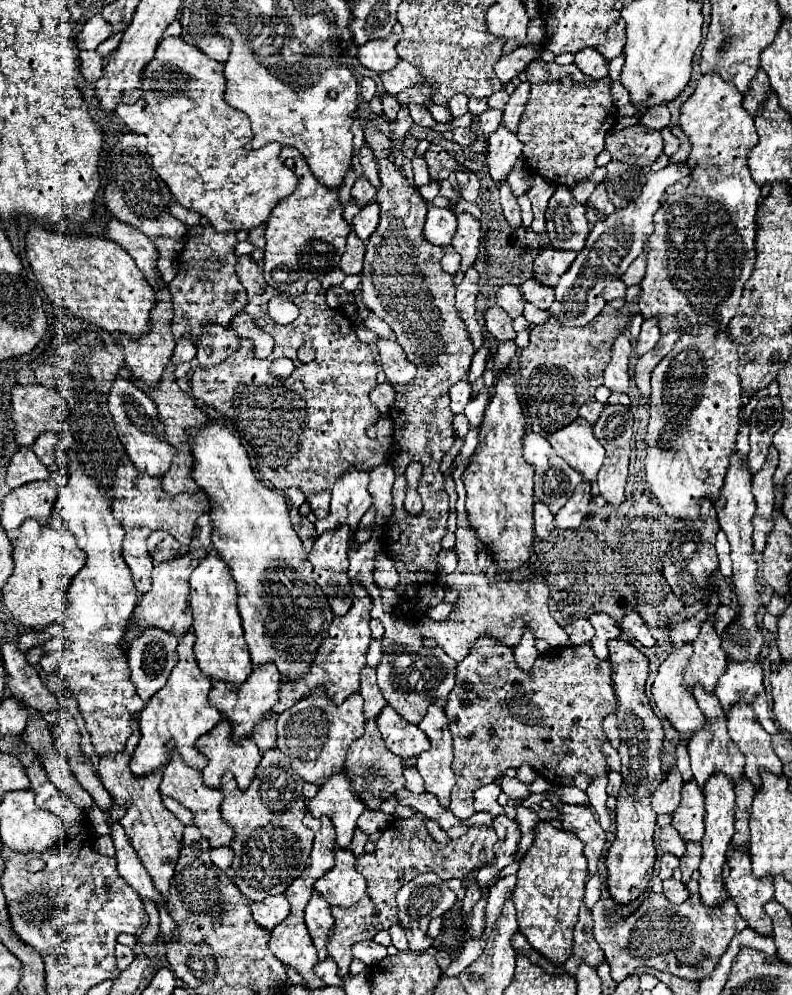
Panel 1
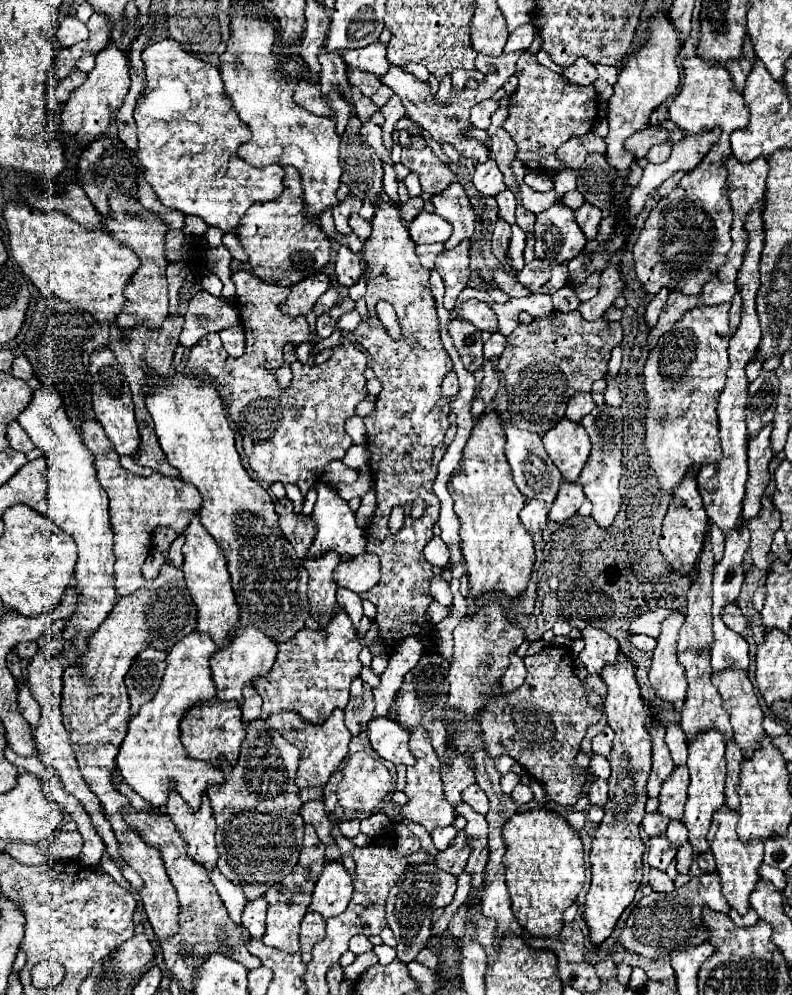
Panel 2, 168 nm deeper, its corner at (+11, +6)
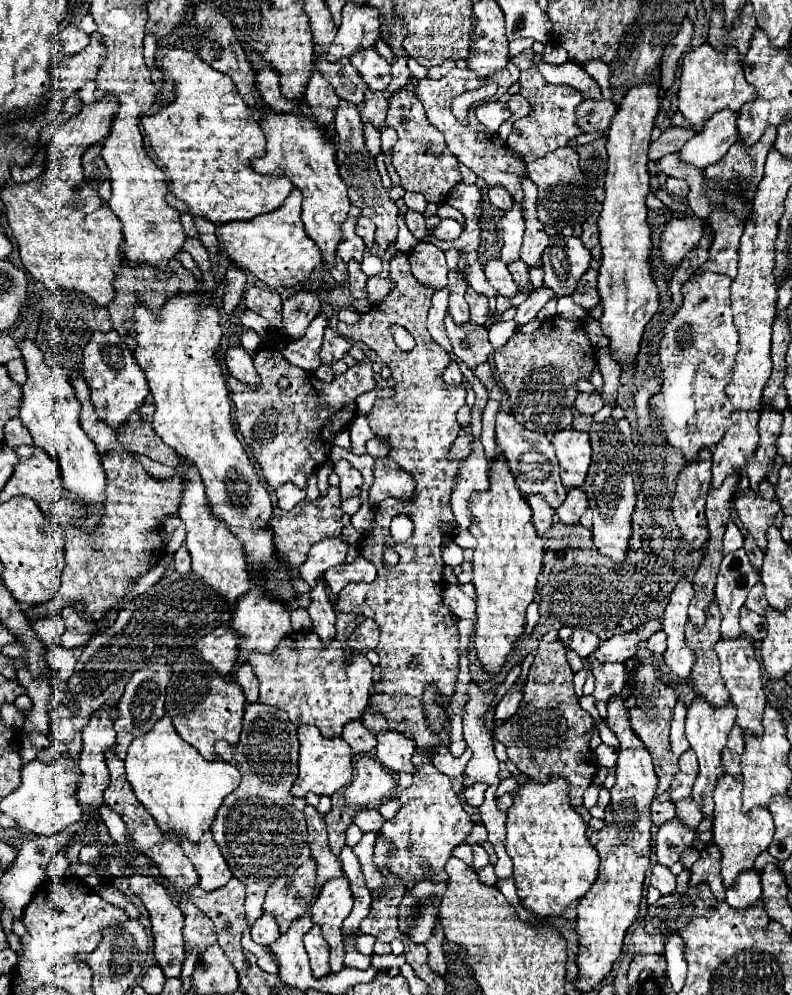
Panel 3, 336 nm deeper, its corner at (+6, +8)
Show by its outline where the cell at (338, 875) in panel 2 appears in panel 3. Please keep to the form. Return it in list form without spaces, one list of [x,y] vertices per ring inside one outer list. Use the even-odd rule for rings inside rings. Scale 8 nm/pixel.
[[[345,876],[325,882],[319,898],[313,904],[311,920],[321,926],[325,940],[331,946],[331,972],[339,972],[343,968],[343,936],[341,922],[349,916],[353,908],[353,896],[349,890],[349,882]]]

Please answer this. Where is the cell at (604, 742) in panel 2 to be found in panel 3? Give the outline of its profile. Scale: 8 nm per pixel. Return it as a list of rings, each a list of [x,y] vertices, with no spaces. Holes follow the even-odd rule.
[[[601,744],[601,746],[595,748],[595,754],[597,754],[597,762],[599,762],[599,766],[607,766],[607,768],[611,768],[611,766],[617,764],[617,752],[615,752],[615,748],[611,748],[611,746]]]

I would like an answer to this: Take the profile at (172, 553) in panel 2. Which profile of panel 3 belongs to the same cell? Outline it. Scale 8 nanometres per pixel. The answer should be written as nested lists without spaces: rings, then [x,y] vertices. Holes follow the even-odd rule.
[[[183,546],[179,552],[175,552],[173,568],[175,568],[177,572],[189,572],[189,570],[191,570],[191,556],[189,556],[189,552],[187,552],[185,546]]]

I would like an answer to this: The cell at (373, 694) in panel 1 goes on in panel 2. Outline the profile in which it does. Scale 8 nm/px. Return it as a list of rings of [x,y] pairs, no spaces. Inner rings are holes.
[[[356,676],[352,680],[352,688],[350,688],[350,702],[344,708],[346,726],[354,736],[368,730],[368,722],[372,720],[374,706],[376,706],[376,702],[374,702],[370,684],[366,684],[360,676]]]

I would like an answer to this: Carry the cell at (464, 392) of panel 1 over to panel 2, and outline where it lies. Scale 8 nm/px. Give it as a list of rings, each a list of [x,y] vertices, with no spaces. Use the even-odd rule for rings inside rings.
[[[450,372],[450,374],[446,374],[444,384],[442,384],[442,396],[444,396],[444,398],[450,398],[450,396],[454,396],[456,392],[458,392],[458,378],[456,378],[454,372]]]

